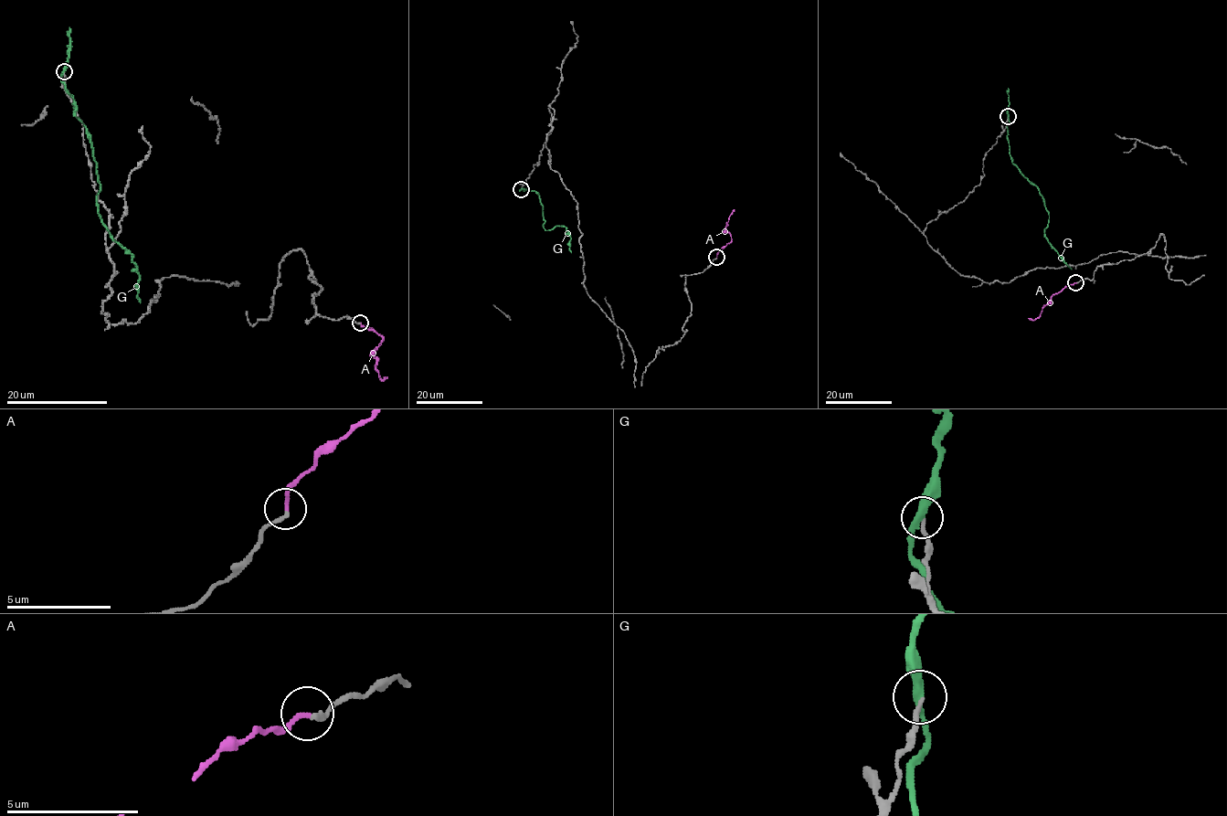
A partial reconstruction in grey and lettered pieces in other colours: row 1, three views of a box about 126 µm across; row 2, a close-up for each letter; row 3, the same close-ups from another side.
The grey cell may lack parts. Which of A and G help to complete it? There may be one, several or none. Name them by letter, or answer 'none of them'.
A

